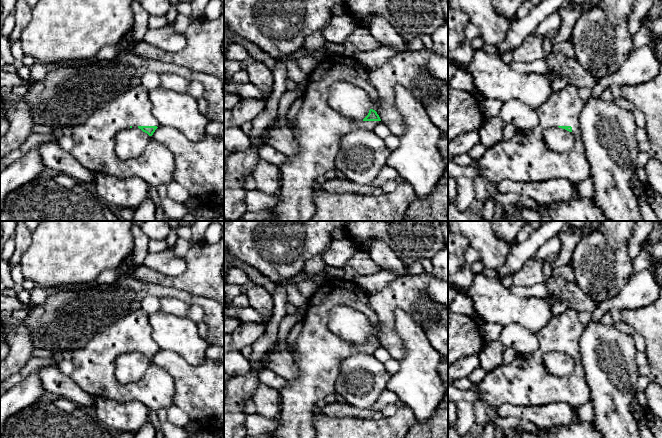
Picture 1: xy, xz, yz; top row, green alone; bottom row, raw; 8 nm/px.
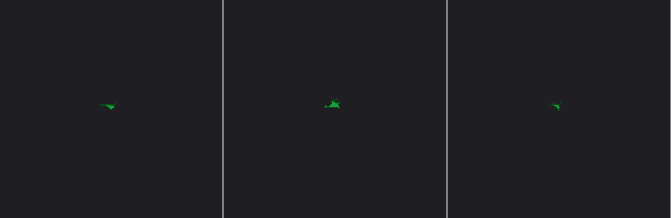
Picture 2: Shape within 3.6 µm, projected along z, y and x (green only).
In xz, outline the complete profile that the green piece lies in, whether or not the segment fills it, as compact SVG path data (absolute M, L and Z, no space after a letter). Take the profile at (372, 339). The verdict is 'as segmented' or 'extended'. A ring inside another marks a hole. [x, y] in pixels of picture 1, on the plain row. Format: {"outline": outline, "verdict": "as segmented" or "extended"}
{"outline": "M327 278L323 282L309 299L306 315L302 322L303 327L292 353L300 375L295 380L287 381L286 385L279 390L282 399L281 425L273 432L275 438L315 438L313 418L317 407L316 403L335 393L335 383L342 361L359 352L373 354L381 347L379 339L373 333L369 334L368 339L362 345L349 344L332 333L328 328L328 316L331 309L337 305L353 308L363 313L371 325L378 324L378 316L368 304L365 289L347 279Z", "verdict": "extended"}

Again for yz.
{"outline": "M576 310L553 315L536 334L539 347L535 352L518 354L512 363L486 373L477 384L481 399L495 409L506 403L523 407L566 403L576 408L586 404L592 394L580 358L583 331ZM551 351L572 357L574 369L570 376L556 377L546 371L543 355Z", "verdict": "extended"}

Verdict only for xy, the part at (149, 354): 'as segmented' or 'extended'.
extended

